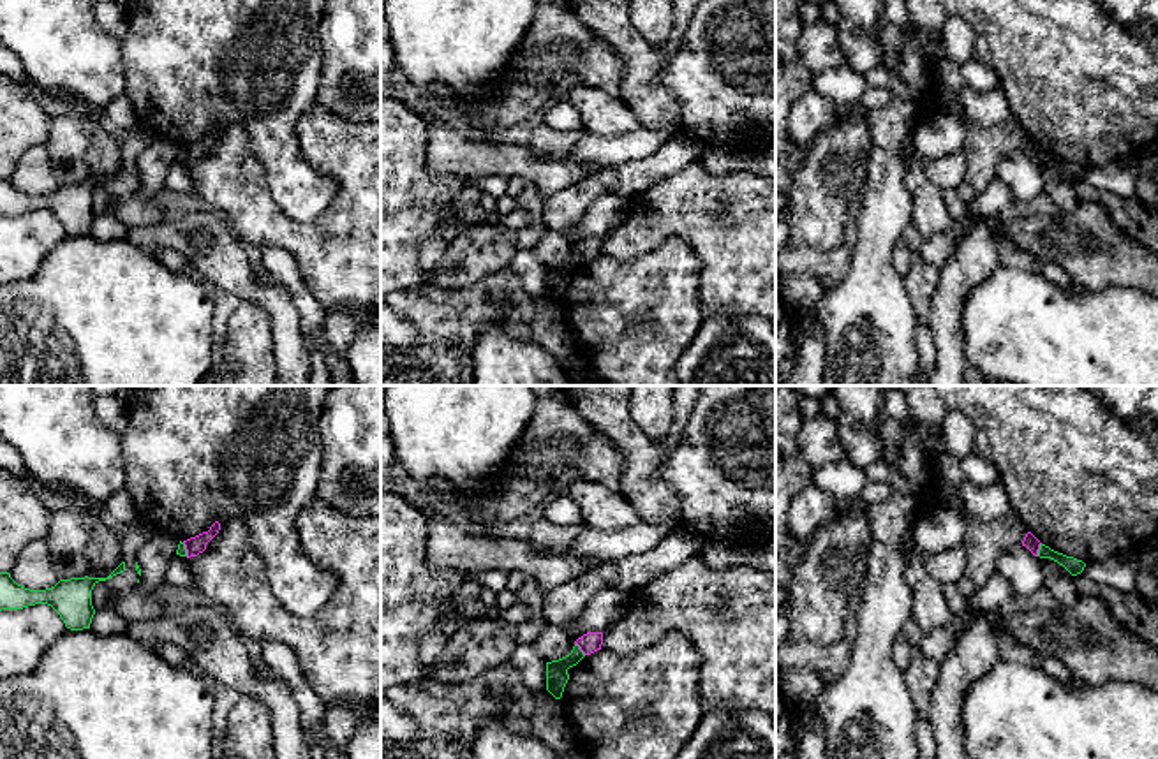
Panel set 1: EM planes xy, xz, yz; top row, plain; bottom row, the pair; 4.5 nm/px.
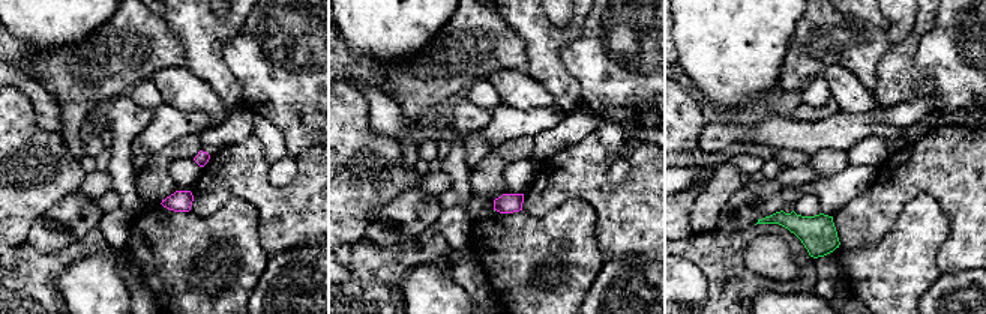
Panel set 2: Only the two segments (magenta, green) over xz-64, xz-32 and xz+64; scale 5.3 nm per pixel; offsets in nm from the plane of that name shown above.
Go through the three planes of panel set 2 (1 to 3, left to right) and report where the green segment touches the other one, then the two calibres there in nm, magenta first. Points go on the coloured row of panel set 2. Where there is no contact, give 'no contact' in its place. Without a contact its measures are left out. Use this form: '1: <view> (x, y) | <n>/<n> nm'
1: no contact
2: no contact
3: no contact

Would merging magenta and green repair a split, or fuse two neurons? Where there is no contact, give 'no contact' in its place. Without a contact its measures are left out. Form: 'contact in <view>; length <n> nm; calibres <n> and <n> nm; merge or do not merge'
contact in xz; length 80 nm; calibres 90 and 100 nm; do not merge

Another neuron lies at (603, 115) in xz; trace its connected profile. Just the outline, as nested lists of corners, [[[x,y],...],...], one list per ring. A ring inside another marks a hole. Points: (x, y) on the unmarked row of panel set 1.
[[[576,86],[568,100],[582,118],[582,130],[601,137],[615,137],[642,129],[636,114],[608,92],[594,86]]]

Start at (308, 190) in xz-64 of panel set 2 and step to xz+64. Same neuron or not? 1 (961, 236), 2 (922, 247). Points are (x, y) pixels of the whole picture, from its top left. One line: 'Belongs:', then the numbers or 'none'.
Belongs: 1

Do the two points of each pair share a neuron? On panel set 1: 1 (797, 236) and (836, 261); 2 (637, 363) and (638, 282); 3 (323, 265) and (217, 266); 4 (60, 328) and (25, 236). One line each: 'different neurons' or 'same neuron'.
1: different neurons
2: same neuron
3: different neurons
4: different neurons

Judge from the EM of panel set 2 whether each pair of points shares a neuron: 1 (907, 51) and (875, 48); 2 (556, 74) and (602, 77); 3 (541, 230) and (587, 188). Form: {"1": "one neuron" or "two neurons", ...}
{"1": "two neurons", "2": "two neurons", "3": "two neurons"}

